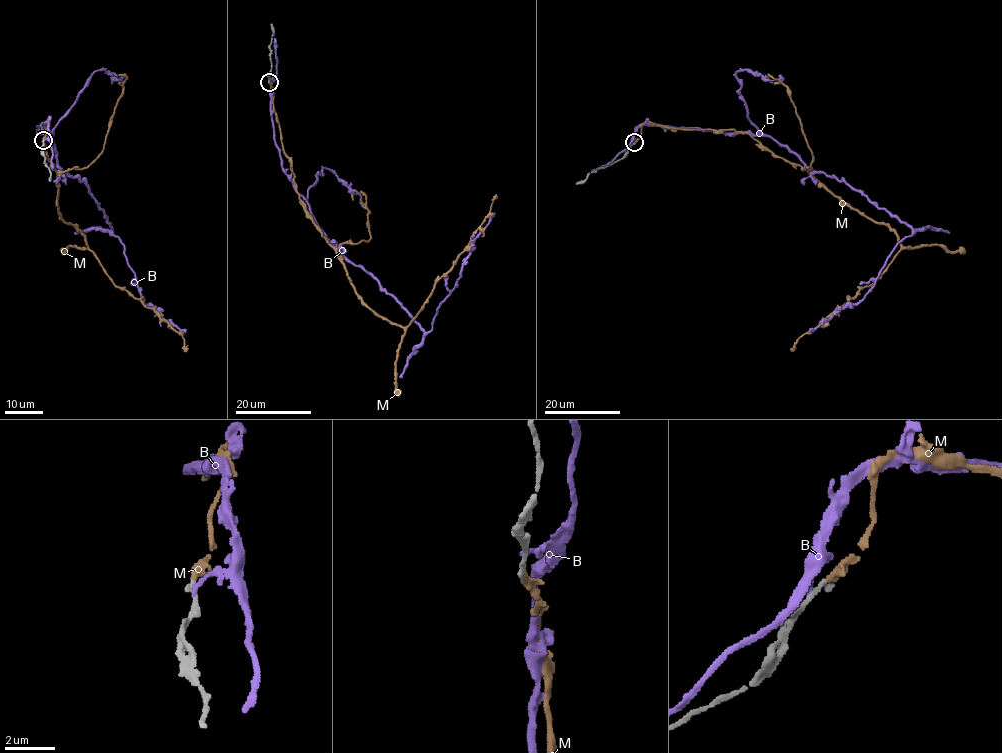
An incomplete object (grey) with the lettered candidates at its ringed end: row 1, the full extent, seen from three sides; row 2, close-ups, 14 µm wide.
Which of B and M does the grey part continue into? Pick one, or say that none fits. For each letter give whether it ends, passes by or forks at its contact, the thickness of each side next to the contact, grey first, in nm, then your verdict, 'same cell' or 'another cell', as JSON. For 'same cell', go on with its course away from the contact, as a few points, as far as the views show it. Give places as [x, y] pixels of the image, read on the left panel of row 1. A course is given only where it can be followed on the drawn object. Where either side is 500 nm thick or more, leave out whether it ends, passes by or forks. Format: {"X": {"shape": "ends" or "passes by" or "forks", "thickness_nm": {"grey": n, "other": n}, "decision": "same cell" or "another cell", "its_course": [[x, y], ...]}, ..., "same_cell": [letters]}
{"B": {"shape": "ends", "thickness_nm": {"grey": 280, "other": 180}, "decision": "another cell"}, "M": {"shape": "ends", "thickness_nm": {"grey": 200, "other": 320}, "decision": "same cell", "its_course": [[43, 140], [47, 121], [43, 145], [57, 173], [64, 220], [115, 285], [181, 334], [186, 352]]}, "same_cell": ["M"]}

